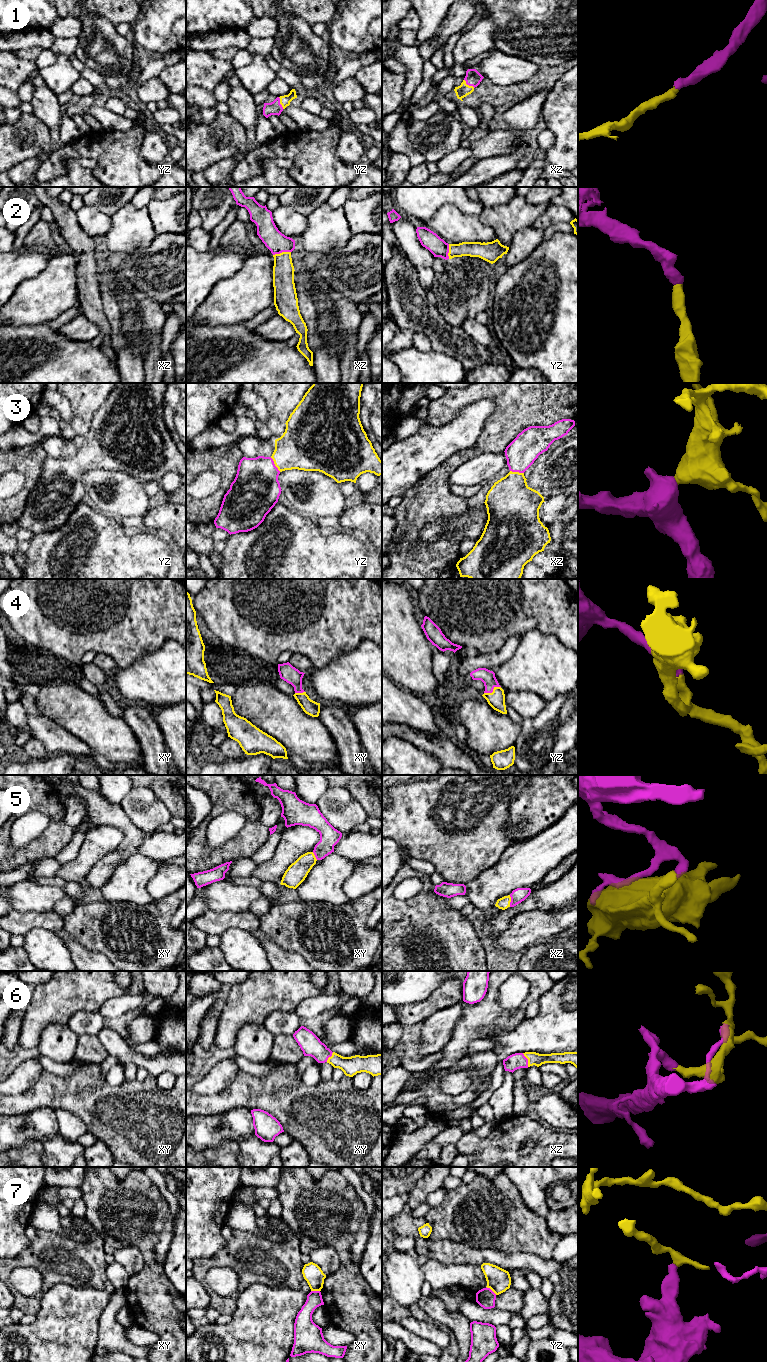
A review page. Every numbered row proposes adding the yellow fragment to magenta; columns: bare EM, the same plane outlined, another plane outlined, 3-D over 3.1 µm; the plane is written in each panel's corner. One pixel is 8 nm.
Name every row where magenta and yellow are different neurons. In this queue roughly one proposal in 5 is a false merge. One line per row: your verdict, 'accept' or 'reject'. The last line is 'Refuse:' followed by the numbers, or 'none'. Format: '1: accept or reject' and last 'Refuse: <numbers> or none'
1: accept
2: accept
3: accept
4: accept
5: accept
6: accept
7: reject
Refuse: 7

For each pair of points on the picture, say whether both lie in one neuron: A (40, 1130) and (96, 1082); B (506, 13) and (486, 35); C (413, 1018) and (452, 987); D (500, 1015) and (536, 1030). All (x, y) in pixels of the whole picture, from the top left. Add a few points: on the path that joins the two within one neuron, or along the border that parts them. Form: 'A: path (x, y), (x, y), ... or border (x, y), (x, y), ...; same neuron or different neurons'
A: border (54, 1109), (37, 1108), (31, 1112); different neurons
B: border (488, 16), (495, 26), (494, 47); different neurons
C: path (423, 1010), (442, 997); same neuron
D: border (525, 1018), (512, 1029), (497, 1029); different neurons

